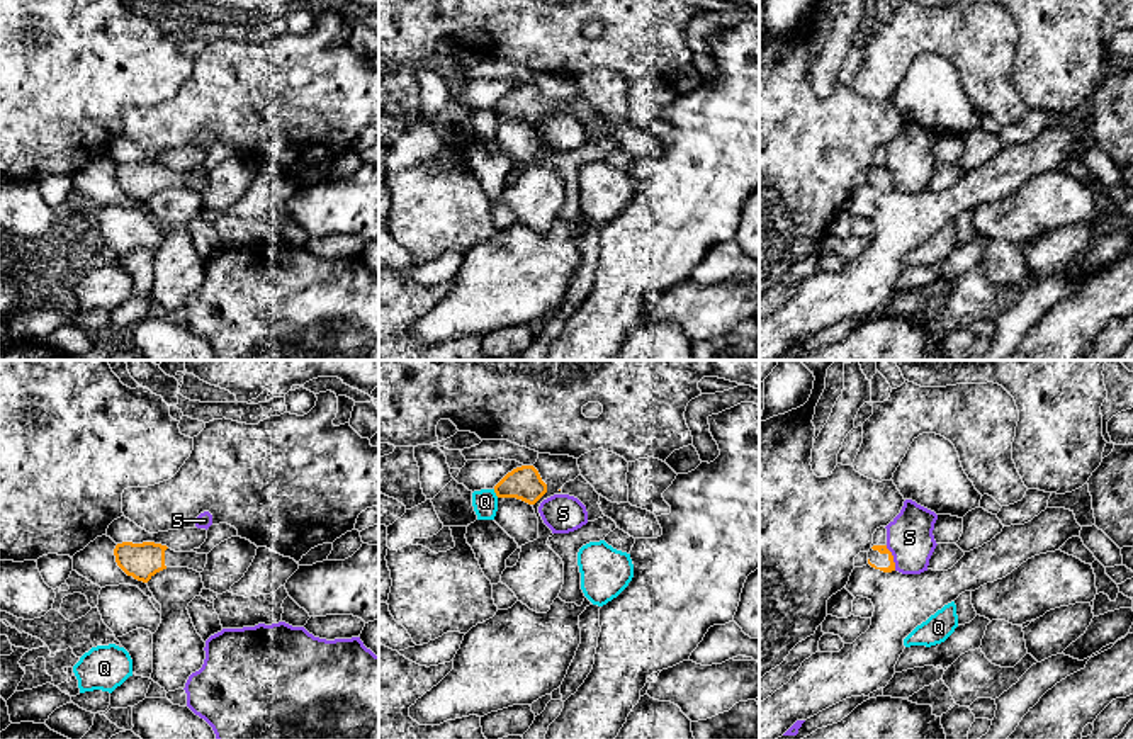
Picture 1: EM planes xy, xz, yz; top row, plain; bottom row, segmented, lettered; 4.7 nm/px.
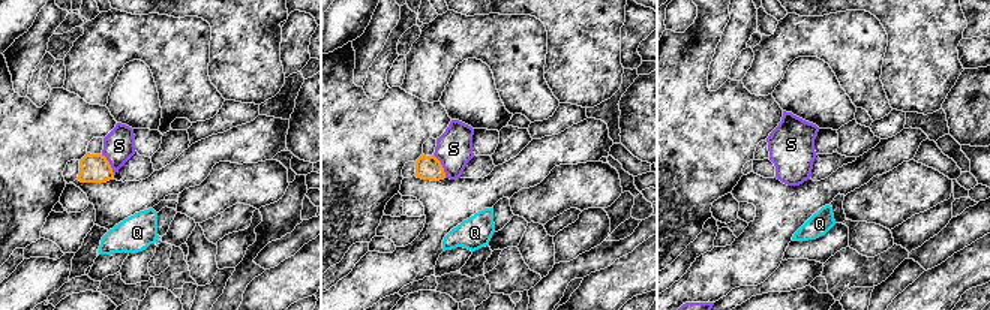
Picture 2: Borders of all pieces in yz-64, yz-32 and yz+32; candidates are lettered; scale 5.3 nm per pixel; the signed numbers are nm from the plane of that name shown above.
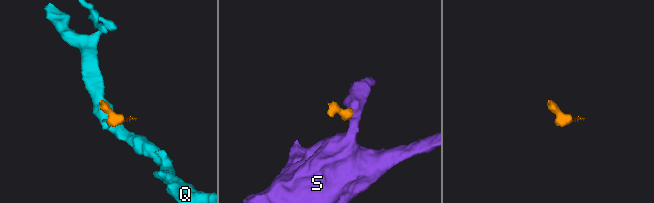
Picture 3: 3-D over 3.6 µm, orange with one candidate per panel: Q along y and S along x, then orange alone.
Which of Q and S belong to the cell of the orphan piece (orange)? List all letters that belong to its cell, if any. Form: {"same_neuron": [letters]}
{"same_neuron": []}

